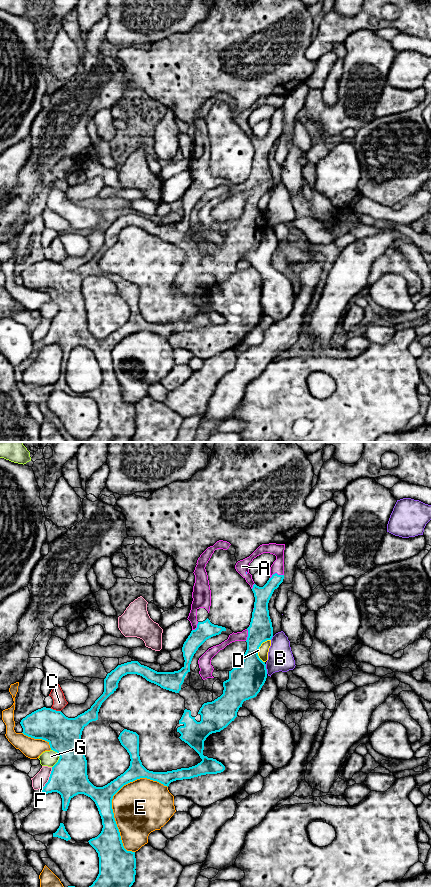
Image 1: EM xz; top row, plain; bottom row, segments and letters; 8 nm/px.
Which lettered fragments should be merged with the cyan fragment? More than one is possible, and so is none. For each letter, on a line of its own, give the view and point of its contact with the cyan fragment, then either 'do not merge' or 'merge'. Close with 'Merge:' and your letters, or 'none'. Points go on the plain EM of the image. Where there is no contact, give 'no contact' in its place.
A: contact xz (276, 125); merge
B: contact xz (266, 221); do not merge
C: contact xz (55, 262); do not merge
D: contact xz (258, 201); do not merge
E: contact xz (112, 362); do not merge
F: contact xz (49, 330); do not merge
G: contact xz (59, 308); do not merge
Merge: A

